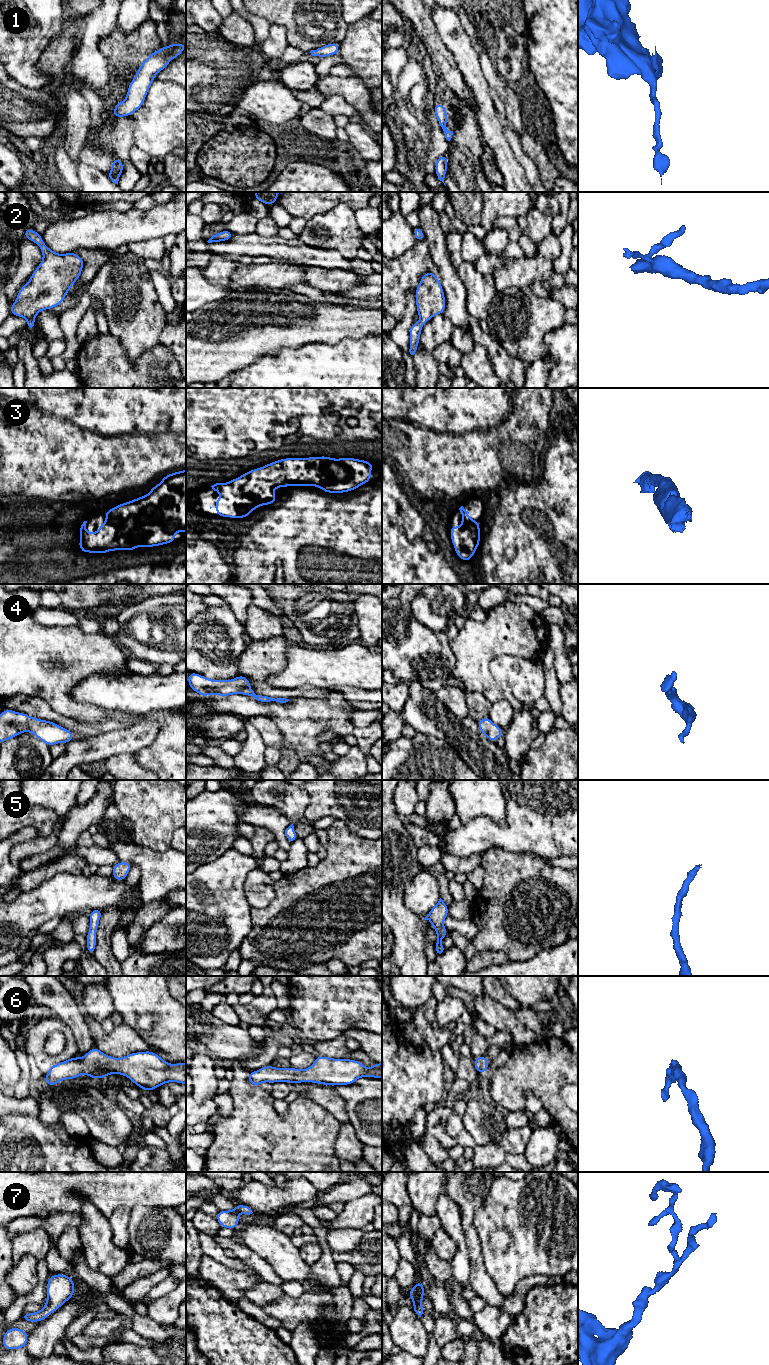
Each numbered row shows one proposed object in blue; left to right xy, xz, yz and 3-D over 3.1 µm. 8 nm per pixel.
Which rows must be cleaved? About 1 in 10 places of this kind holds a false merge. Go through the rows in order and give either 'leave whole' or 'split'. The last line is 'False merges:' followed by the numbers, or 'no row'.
1: leave whole
2: leave whole
3: leave whole
4: leave whole
5: leave whole
6: leave whole
7: leave whole
False merges: no row

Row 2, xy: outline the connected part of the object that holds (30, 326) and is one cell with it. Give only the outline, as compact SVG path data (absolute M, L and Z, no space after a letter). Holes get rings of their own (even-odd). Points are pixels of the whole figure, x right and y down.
M24 228L24 238L40 247L43 260L29 281L18 291L16 301L10 305L10 313L25 318L28 321L27 329L33 331L35 317L40 311L52 309L64 301L80 277L84 261L74 252L53 252L34 229Z

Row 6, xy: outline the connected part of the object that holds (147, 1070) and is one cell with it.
M92 1048L82 1058L76 1056L50 1067L44 1075L48 1086L86 1074L97 1080L109 1074L125 1075L135 1085L150 1092L168 1082L186 1085L186 1063L169 1064L152 1051L134 1052L122 1058L112 1058Z

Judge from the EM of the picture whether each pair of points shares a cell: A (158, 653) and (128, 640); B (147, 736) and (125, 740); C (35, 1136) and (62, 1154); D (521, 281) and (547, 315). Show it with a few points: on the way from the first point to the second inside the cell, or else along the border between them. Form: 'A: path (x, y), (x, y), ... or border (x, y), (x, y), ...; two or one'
A: path (151, 651), (138, 650), (135, 647); one
B: path (142, 736), (130, 739); one
C: path (42, 1143), (55, 1154); one
D: border (529, 287), (507, 287), (502, 291); two

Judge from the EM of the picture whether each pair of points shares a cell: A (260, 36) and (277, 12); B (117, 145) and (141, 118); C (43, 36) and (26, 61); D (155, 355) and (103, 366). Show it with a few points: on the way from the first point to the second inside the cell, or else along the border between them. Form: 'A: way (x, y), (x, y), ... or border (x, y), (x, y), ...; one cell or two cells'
A: border (248, 12), (262, 16), (270, 24); two cells
B: border (131, 116), (133, 119), (133, 140), (135, 144); two cells
C: way (37, 42), (26, 55); one cell
D: way (142, 368), (139, 371), (116, 371); one cell

